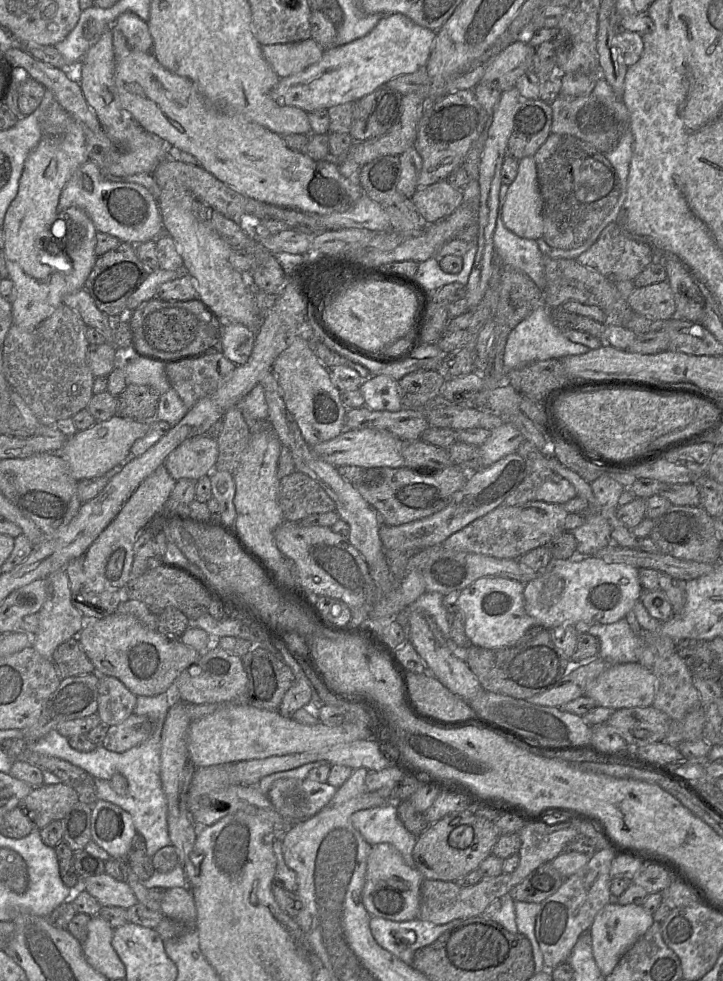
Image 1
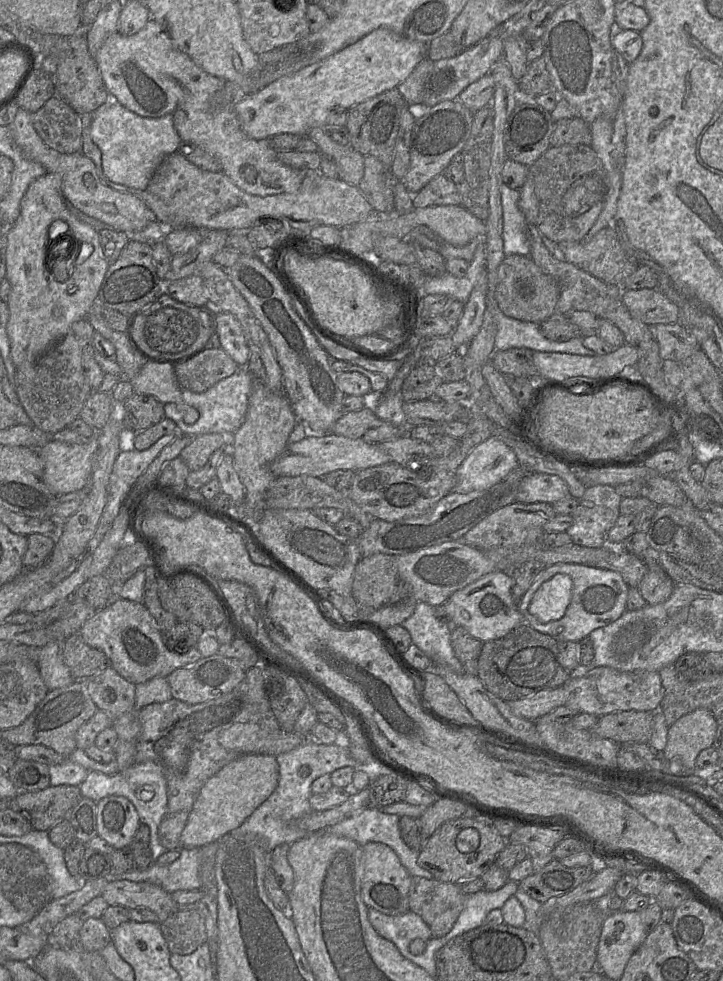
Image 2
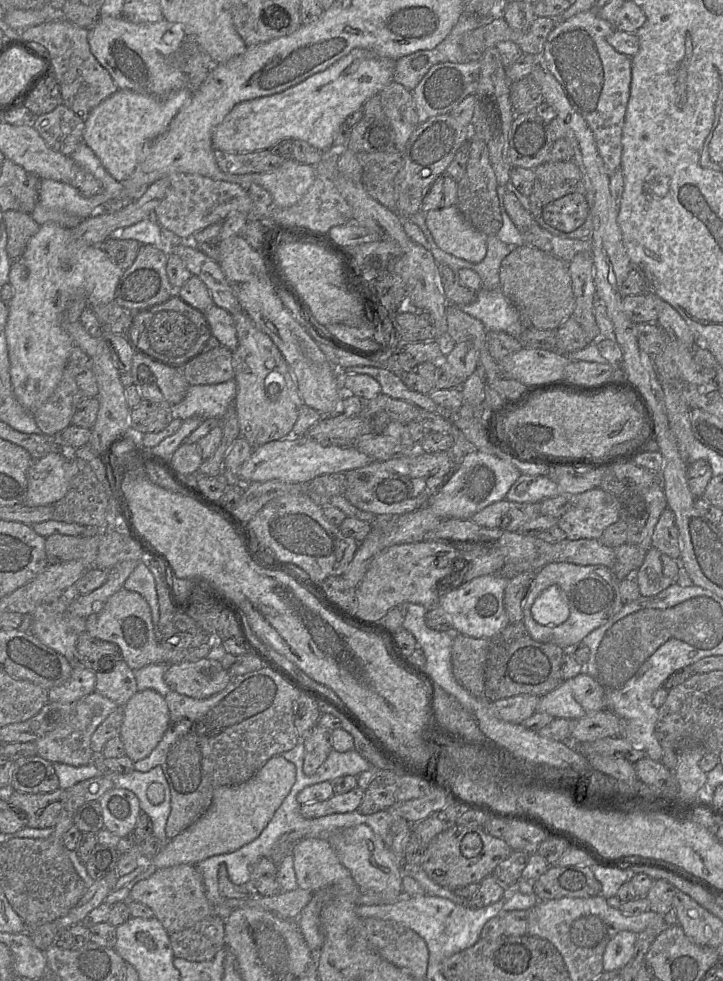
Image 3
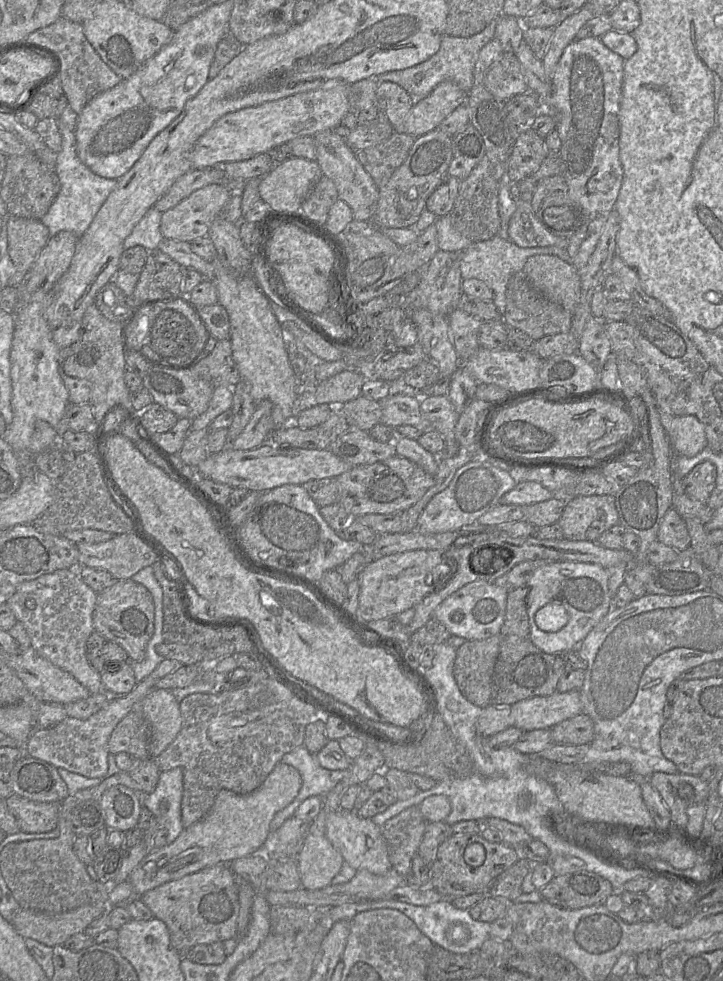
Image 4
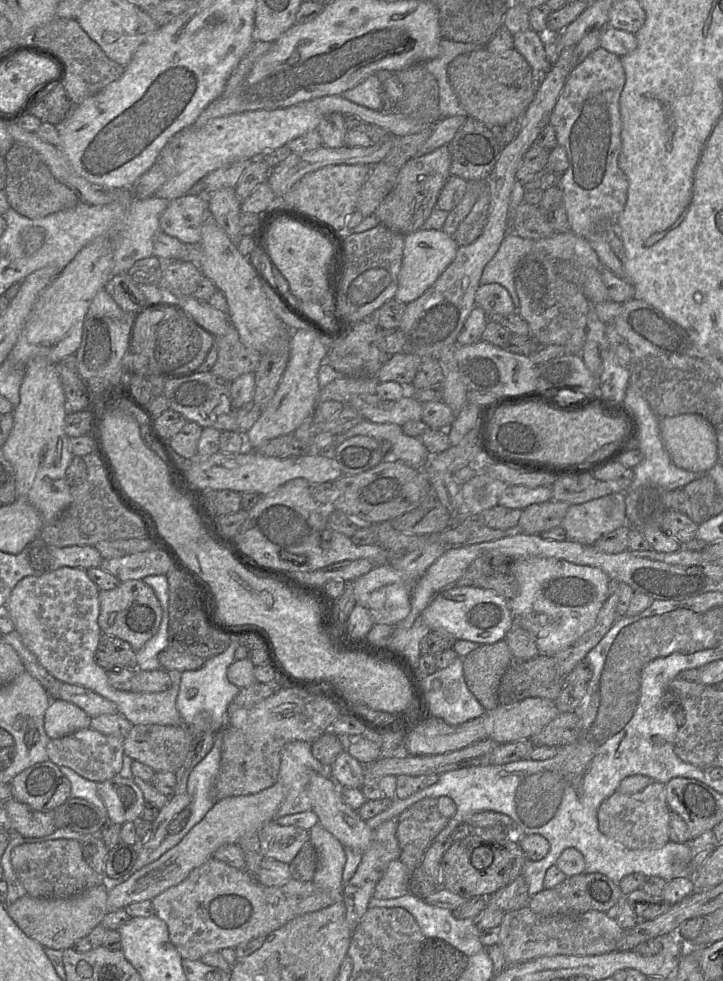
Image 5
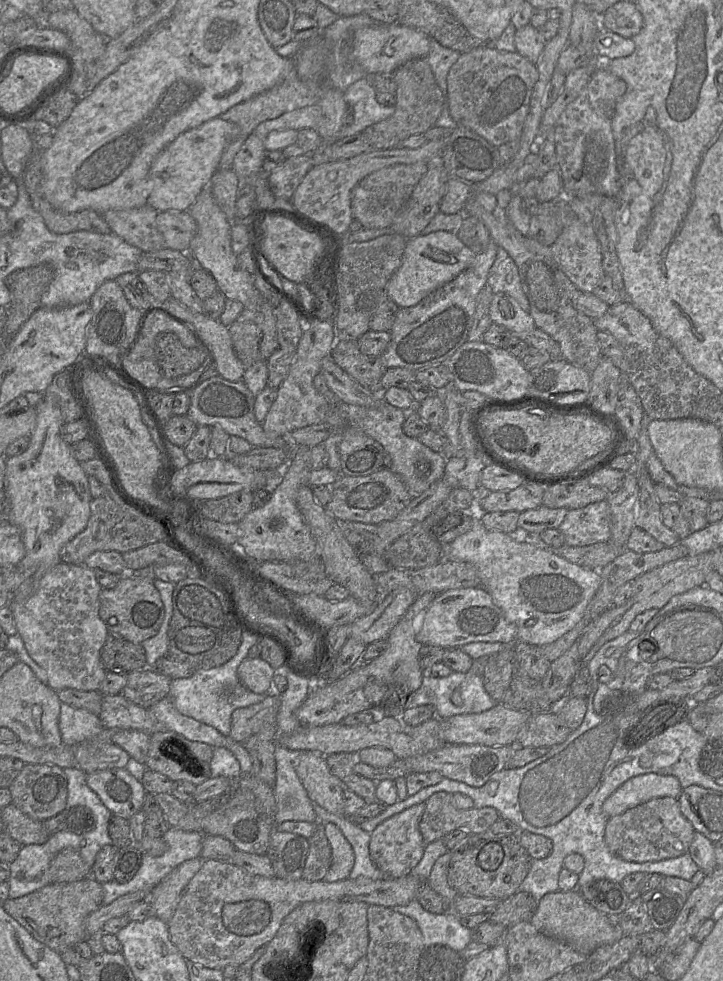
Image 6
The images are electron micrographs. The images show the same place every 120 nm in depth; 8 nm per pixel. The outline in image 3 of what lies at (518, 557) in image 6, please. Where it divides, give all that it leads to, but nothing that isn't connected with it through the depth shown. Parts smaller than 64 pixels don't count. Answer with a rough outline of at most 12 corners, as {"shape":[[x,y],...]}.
{"shape":[[547,564],[525,597],[534,640],[569,650],[622,609],[603,565]]}

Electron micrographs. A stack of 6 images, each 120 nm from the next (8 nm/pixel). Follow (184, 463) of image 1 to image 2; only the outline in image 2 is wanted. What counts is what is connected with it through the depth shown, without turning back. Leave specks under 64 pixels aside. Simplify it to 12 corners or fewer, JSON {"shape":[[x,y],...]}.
{"shape":[[222,433],[196,436],[180,453],[190,471],[200,470],[224,447]]}

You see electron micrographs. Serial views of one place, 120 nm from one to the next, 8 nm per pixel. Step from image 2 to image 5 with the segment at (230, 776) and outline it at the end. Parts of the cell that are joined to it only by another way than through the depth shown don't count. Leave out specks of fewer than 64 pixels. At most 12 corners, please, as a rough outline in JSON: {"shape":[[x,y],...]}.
{"shape":[[278,782],[216,801],[156,861],[109,886],[108,912],[151,901],[224,844],[258,833]]}

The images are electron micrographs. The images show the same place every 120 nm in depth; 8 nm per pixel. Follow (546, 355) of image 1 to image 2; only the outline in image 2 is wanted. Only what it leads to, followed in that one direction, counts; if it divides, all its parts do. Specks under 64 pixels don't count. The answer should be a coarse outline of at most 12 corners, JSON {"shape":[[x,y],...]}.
{"shape":[[494,303],[497,351],[596,356],[583,337],[548,340],[540,324],[507,317]]}

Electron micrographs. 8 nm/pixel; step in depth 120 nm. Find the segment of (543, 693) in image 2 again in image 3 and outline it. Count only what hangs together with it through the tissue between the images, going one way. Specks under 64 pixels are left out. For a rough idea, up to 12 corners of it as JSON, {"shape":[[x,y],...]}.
{"shape":[[518,695],[490,703],[497,718],[522,723],[541,697]]}

